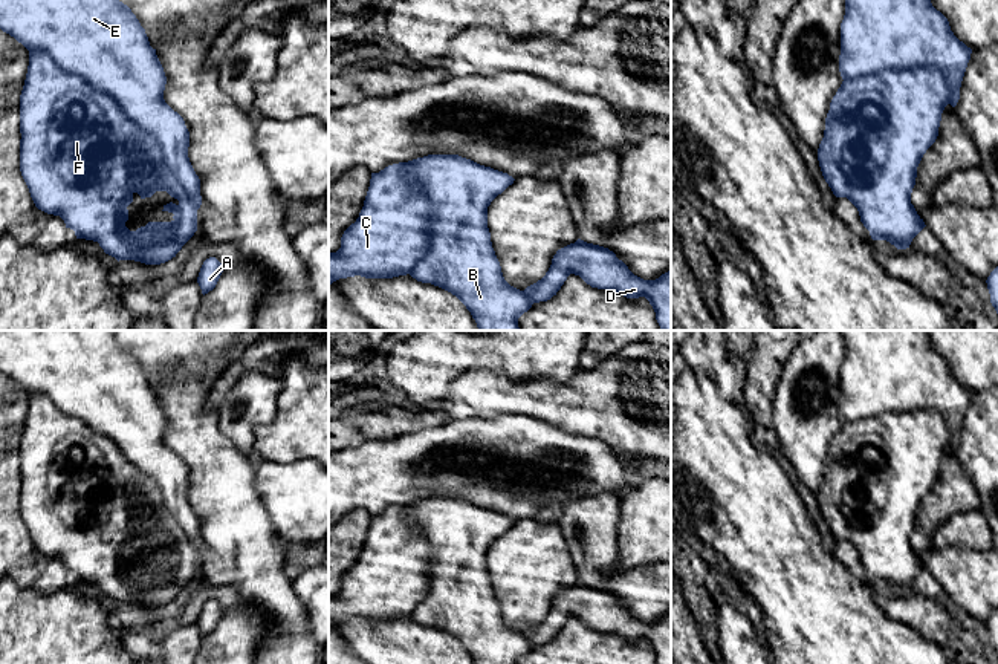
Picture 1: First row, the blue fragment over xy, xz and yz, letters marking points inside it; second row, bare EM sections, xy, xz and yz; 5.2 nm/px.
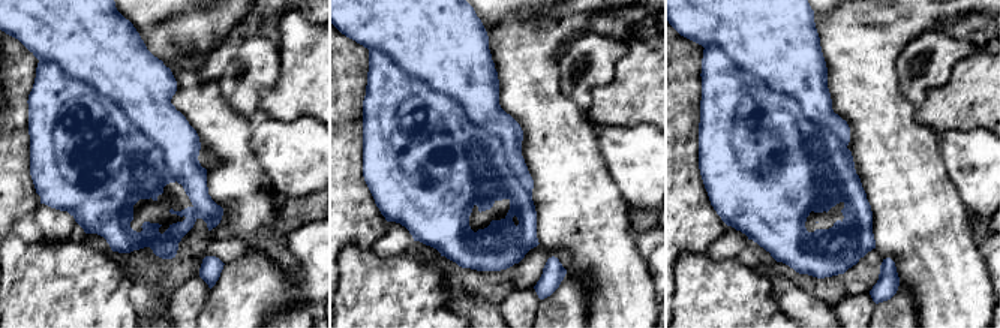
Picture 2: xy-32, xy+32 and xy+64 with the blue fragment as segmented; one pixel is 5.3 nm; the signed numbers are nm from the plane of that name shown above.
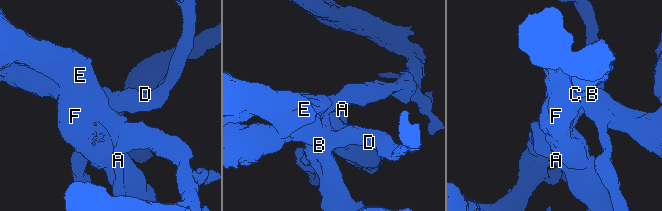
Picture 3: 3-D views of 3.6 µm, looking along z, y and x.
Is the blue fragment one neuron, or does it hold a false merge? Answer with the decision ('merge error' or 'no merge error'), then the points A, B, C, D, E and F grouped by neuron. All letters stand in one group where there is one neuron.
merge error; groups A B E / C D F

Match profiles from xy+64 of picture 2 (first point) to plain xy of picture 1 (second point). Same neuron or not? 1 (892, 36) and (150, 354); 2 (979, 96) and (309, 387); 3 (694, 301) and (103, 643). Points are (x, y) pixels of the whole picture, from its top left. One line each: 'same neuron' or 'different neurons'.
1: different neurons
2: same neuron
3: same neuron

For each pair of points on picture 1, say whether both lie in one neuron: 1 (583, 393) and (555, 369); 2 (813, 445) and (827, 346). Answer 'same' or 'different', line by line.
1: different
2: same

